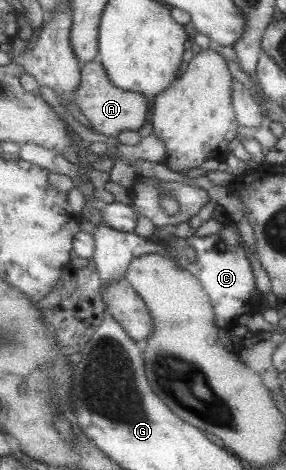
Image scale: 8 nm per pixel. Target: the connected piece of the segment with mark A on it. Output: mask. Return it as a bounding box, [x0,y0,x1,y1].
[72,58,149,137]

